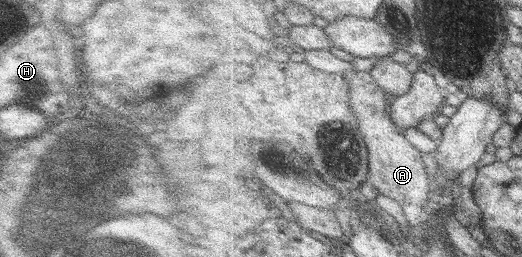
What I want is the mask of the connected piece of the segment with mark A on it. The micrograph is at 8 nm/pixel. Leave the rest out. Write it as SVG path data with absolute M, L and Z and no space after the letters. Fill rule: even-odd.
M355 69L344 76L351 84L351 107L359 118L360 128L369 144L369 182L373 183L381 194L393 198L403 207L410 220L408 224L414 224L419 230L416 231L418 236L414 237L422 240L422 226L428 220L432 205L428 194L433 191L433 186L430 186L433 173L426 167L424 153L398 129L390 109L392 96L377 83L371 71L360 72Z

